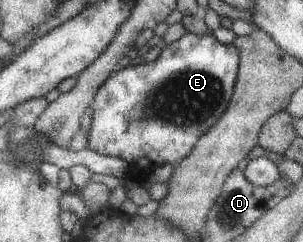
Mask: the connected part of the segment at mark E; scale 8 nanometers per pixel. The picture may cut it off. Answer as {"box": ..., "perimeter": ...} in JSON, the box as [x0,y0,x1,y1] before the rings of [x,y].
{"box":[86,32,238,166],"perimeter":[[[185,32],[162,47],[153,61],[137,60],[111,72],[97,88],[91,103],[91,126],[86,148],[104,156],[115,156],[131,163],[160,166],[181,161],[227,107],[238,70],[238,55],[233,44],[217,42],[211,32],[197,36]]]}

